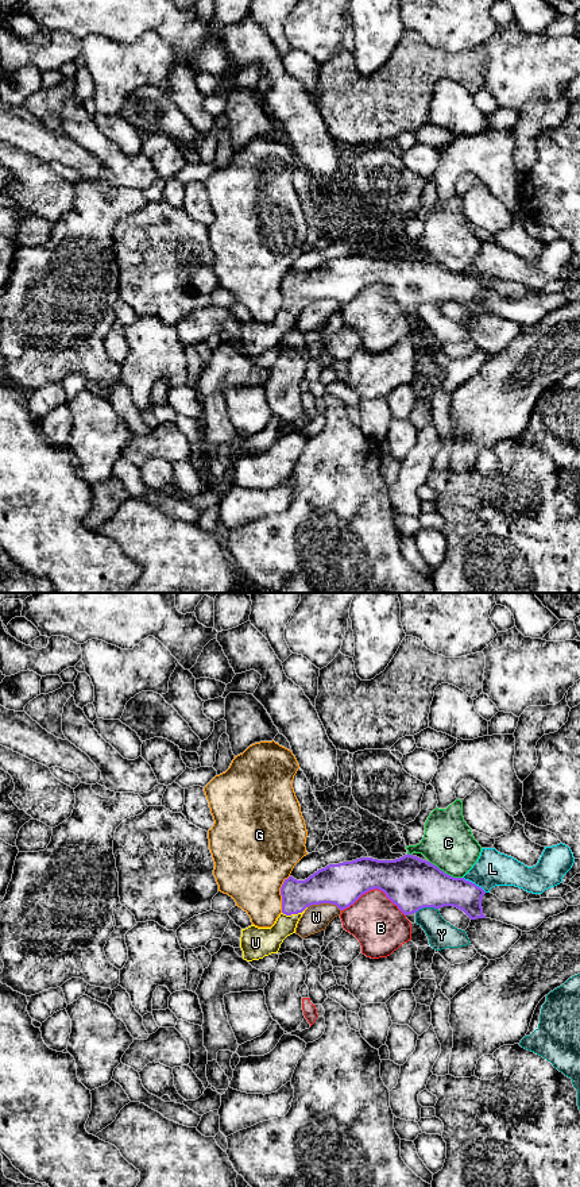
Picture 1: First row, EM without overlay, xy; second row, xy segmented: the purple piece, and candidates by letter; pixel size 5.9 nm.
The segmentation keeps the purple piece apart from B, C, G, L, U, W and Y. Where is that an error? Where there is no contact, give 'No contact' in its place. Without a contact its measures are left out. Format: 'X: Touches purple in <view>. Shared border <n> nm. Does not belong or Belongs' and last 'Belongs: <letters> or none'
B: Touches purple in xy. Shared border 380 nm. Does not belong
C: Touches purple in xy. Shared border 220 nm. Does not belong
G: Touches purple in xy. Shared border 220 nm. Does not belong
L: Touches purple in xy. Shared border 170 nm. Does not belong
U: Touches purple in xy. Shared border 160 nm. Belongs
W: Touches purple in xy. Shared border 200 nm. Does not belong
Y: Touches purple in xy. Shared border 140 nm. Does not belong
Belongs: U

